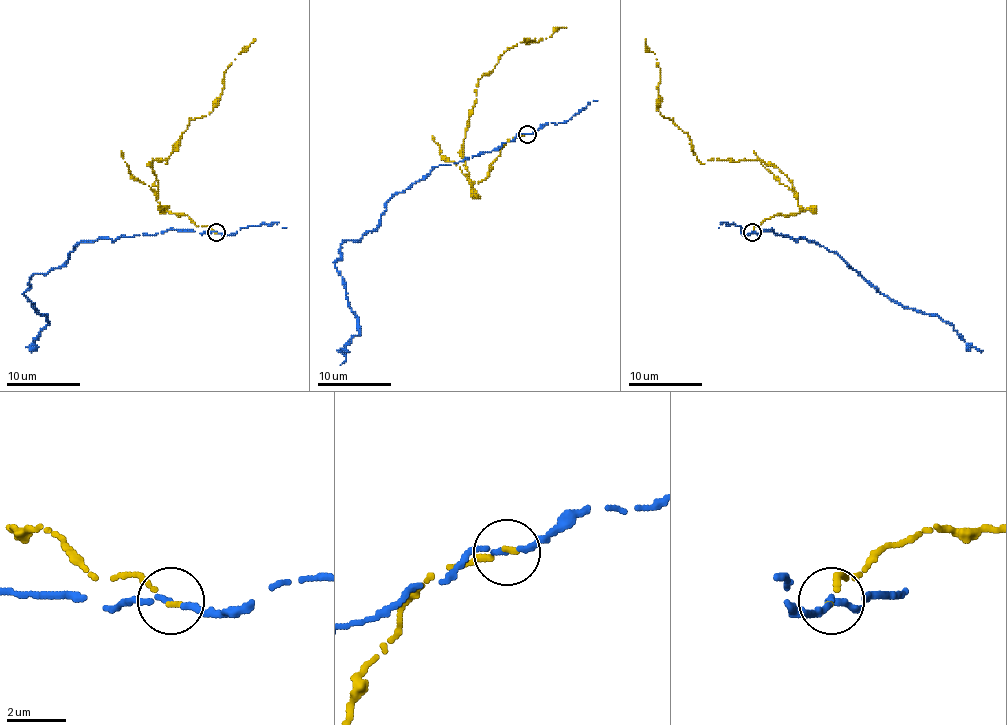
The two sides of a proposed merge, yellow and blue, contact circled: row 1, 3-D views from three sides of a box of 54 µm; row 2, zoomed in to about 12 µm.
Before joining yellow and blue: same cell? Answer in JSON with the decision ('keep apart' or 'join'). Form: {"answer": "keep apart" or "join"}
{"answer": "keep apart"}

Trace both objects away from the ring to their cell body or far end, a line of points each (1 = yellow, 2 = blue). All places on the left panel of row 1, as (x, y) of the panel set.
1: (216, 233), (156, 200), (152, 160), (165, 163), (191, 119), (213, 110), (224, 72), (255, 39)
2: (216, 231), (169, 229), (82, 240), (64, 264), (35, 273), (24, 294), (48, 323), (29, 351)

